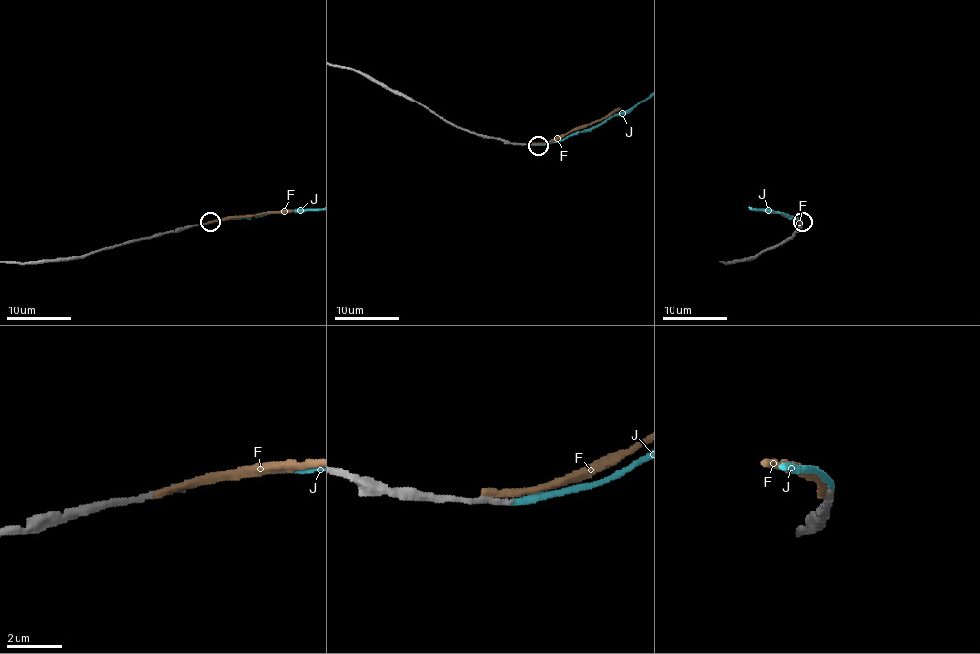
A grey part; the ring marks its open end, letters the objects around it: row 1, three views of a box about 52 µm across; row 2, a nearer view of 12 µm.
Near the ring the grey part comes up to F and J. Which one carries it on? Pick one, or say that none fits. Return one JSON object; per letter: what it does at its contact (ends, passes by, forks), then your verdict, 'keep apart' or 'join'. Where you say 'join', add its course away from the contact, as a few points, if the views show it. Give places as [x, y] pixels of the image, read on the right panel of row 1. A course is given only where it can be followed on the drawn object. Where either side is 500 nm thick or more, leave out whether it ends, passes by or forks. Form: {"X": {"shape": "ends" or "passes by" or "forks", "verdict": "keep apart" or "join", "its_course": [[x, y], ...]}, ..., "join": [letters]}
{"F": {"shape": "ends", "verdict": "keep apart"}, "J": {"shape": "ends", "verdict": "join"}, "join": ["J"]}

